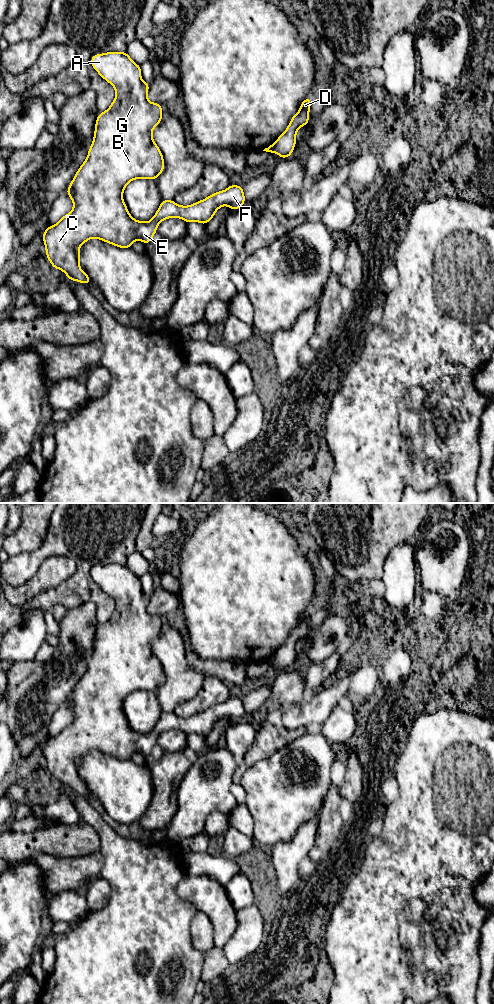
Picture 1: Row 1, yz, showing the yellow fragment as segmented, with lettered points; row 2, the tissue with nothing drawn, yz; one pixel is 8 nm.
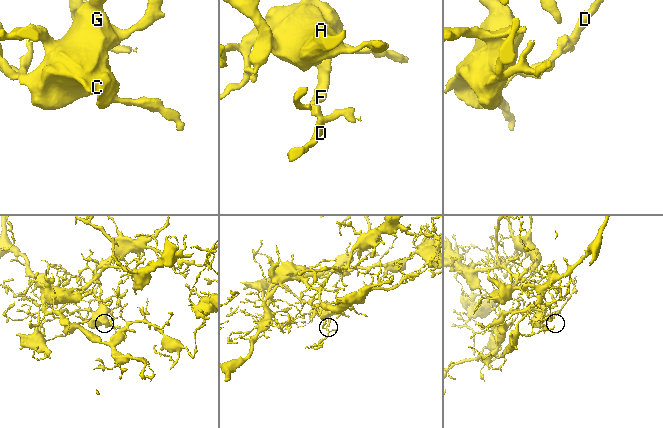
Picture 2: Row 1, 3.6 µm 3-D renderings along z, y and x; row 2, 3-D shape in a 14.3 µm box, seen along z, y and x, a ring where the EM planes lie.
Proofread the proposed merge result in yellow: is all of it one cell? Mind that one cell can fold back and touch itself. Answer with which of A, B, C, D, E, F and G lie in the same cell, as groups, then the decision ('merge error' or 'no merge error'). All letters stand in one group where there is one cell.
A B C E F G / D; merge error

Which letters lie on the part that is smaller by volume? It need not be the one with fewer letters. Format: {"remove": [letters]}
{"remove": ["D"]}

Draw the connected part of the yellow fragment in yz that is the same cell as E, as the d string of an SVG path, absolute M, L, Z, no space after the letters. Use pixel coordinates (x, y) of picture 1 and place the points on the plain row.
M127 564L96 566L90 574L95 583L115 600L116 608L110 619L98 626L87 671L67 701L74 716L72 723L43 745L46 768L52 778L62 782L70 792L84 796L90 796L91 793L79 776L79 760L87 752L98 750L120 760L131 760L135 752L141 752L144 756L151 754L162 732L177 729L187 735L196 733L206 736L220 719L227 717L231 722L236 722L245 715L243 699L230 697L226 702L189 718L163 712L150 733L135 732L123 713L123 703L134 691L156 692L164 683L163 667L152 650L152 642L162 632L161 616L148 612L149 595L142 593L141 578L134 575Z

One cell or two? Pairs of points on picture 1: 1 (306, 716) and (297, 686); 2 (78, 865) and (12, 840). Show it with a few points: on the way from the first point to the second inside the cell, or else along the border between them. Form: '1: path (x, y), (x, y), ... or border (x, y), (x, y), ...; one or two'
1: border (302, 699), (286, 708); two
2: border (35, 853), (45, 853), (57, 857), (80, 857); two

